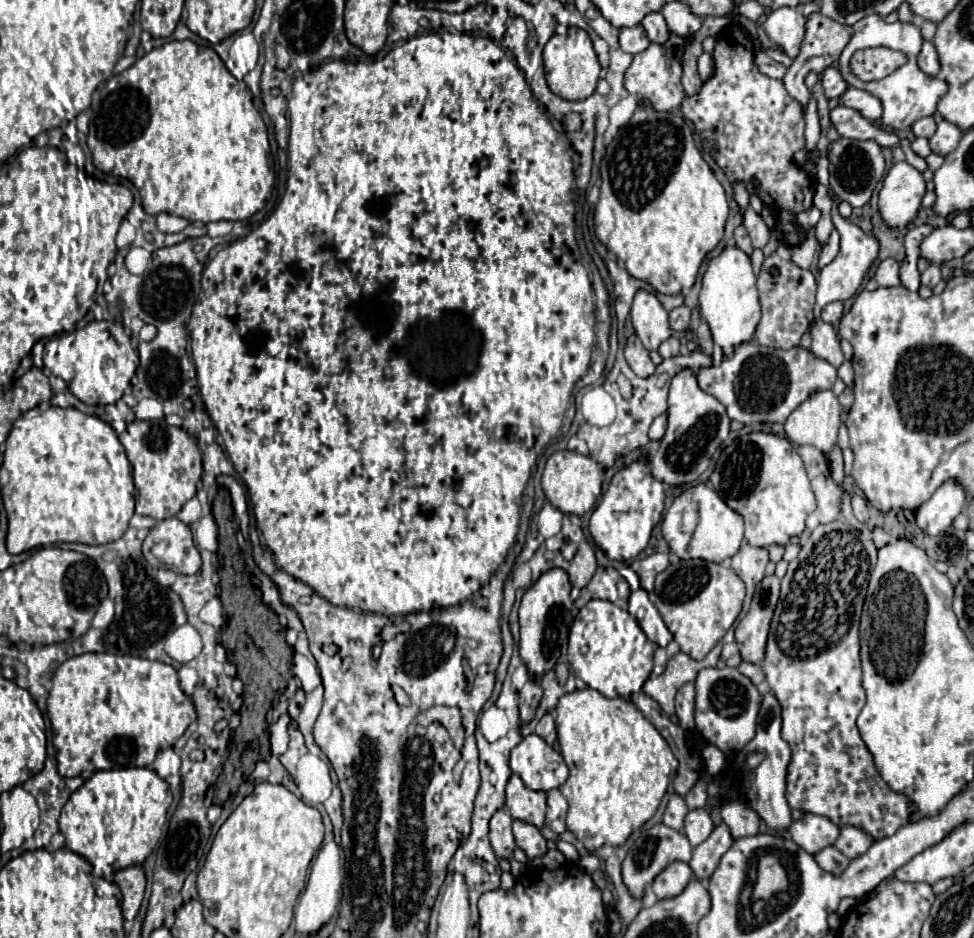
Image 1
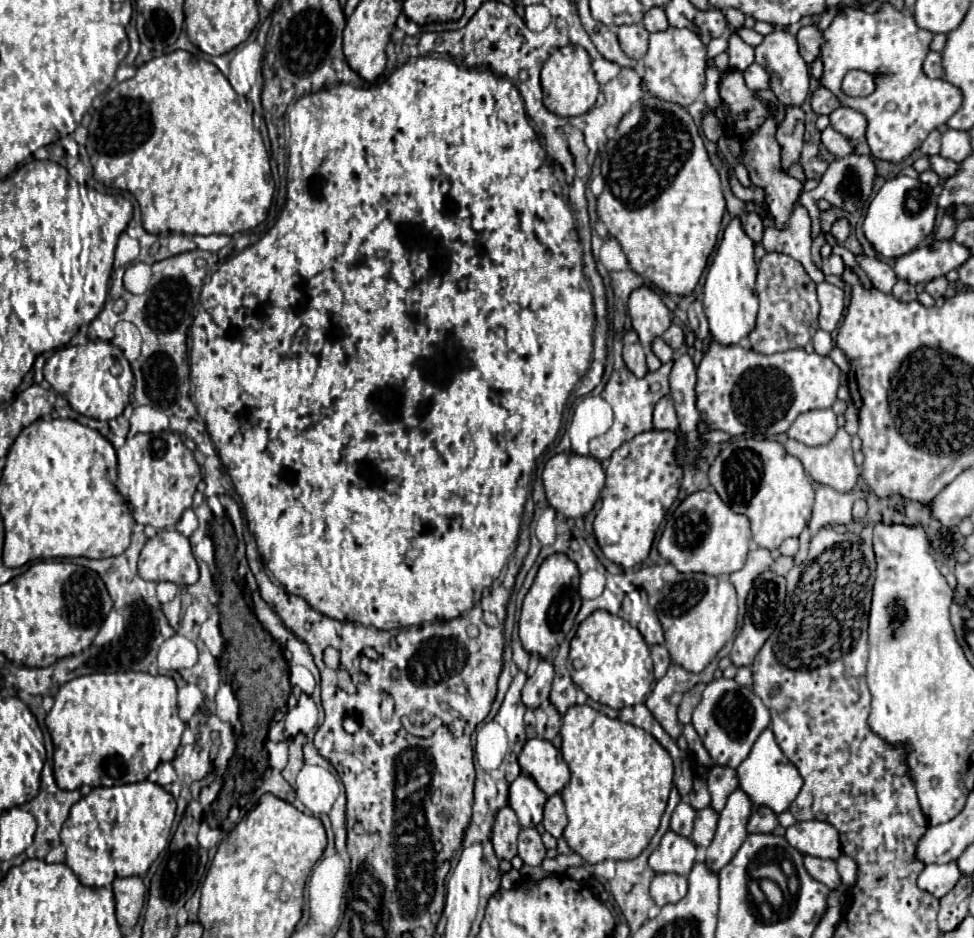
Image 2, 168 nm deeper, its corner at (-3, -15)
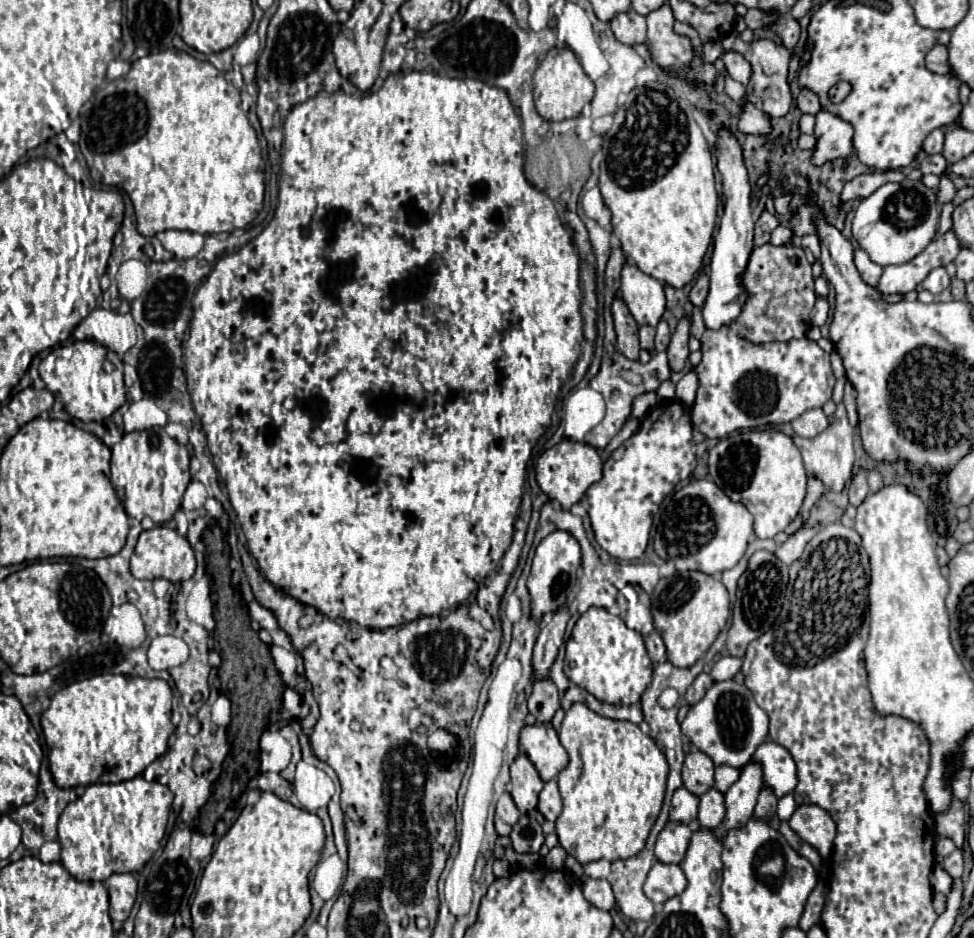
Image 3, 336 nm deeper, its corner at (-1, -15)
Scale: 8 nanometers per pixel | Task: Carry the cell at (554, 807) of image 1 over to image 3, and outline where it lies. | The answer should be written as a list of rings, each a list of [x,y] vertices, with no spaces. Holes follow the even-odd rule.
[[[552,779],[548,783],[544,783],[544,789],[540,793],[538,799],[538,811],[548,819],[548,821],[556,821],[560,811],[562,811],[562,799],[558,793],[558,783]]]

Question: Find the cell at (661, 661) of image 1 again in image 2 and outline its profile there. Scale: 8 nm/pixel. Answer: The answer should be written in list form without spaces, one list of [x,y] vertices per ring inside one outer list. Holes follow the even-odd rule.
[[[660,643],[660,645],[652,645],[650,651],[652,651],[652,661],[654,661],[654,675],[656,675],[656,679],[660,679],[660,677],[664,677],[666,669],[670,665],[668,649]]]

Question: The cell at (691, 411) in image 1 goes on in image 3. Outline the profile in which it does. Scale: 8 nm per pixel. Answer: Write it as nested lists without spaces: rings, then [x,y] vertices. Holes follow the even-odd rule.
[[[686,317],[678,323],[674,335],[672,335],[672,341],[670,341],[670,347],[668,347],[668,365],[674,373],[682,373],[684,367],[686,367],[686,361],[688,361],[688,355],[690,355],[690,349],[688,349],[688,337],[690,337],[690,323],[686,321]]]

